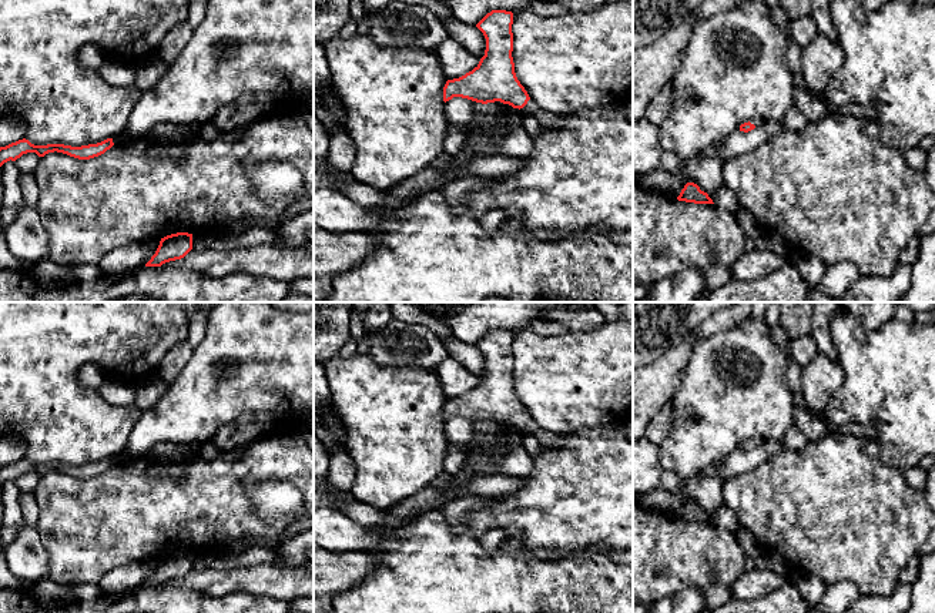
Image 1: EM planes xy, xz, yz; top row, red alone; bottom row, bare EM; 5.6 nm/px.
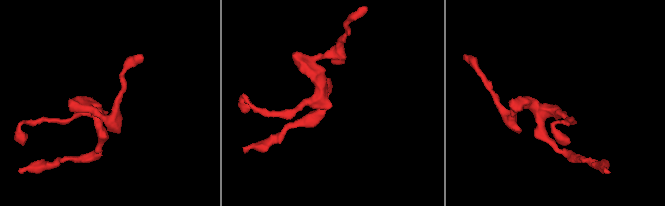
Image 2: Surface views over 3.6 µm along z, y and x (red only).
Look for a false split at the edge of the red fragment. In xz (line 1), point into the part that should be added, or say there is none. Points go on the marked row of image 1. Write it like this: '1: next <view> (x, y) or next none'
1: next xz (543, 117)

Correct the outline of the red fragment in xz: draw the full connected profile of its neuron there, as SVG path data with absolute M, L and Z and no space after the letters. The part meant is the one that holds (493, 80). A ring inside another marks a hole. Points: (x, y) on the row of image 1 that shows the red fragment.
M492 10L476 24L486 38L485 56L472 71L446 81L443 101L453 97L482 104L500 101L532 114L540 125L559 128L566 115L542 110L516 77L512 24L513 13L506 10Z

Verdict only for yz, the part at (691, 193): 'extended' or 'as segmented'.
as segmented

